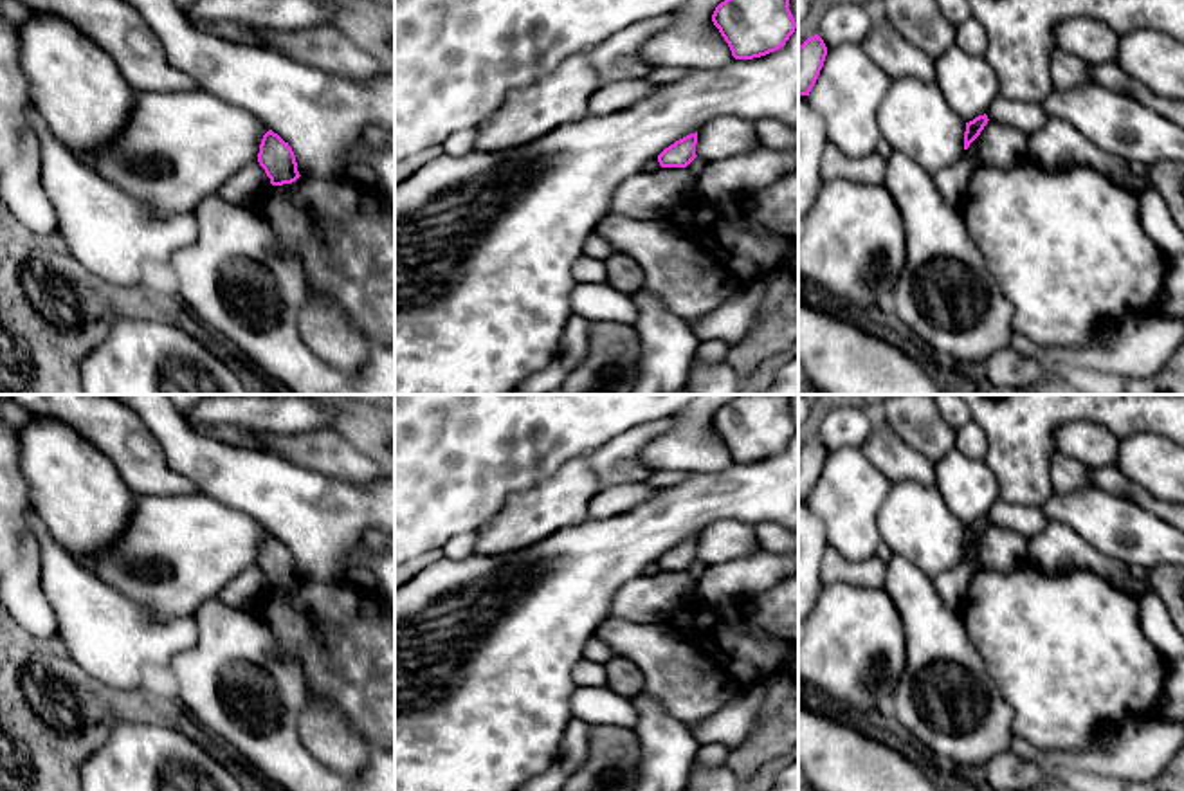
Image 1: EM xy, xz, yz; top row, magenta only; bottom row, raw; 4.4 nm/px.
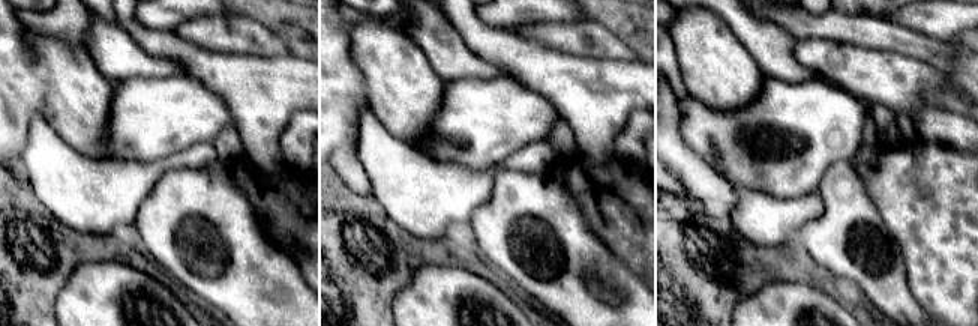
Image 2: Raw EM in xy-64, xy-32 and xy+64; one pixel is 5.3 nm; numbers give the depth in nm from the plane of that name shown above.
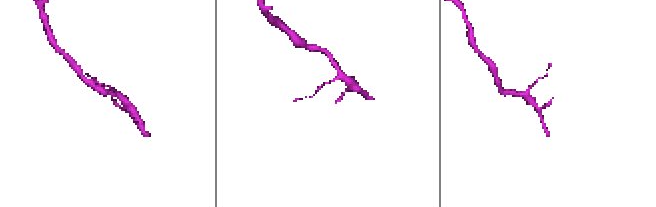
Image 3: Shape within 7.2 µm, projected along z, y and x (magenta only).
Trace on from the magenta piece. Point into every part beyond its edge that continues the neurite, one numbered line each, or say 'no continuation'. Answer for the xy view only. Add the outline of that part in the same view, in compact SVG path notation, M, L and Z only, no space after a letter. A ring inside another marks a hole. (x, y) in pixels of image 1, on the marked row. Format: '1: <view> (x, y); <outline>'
1: xy (247, 186); M258 160L238 169L216 195L234 204L258 204L270 187L270 178Z

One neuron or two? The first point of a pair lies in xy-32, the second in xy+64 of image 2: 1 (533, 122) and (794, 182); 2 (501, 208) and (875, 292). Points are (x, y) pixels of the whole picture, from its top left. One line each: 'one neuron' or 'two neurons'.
1: one neuron
2: one neuron

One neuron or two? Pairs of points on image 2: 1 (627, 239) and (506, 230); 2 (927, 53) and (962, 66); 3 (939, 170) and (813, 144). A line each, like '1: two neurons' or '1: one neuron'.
1: two neurons
2: two neurons
3: two neurons

